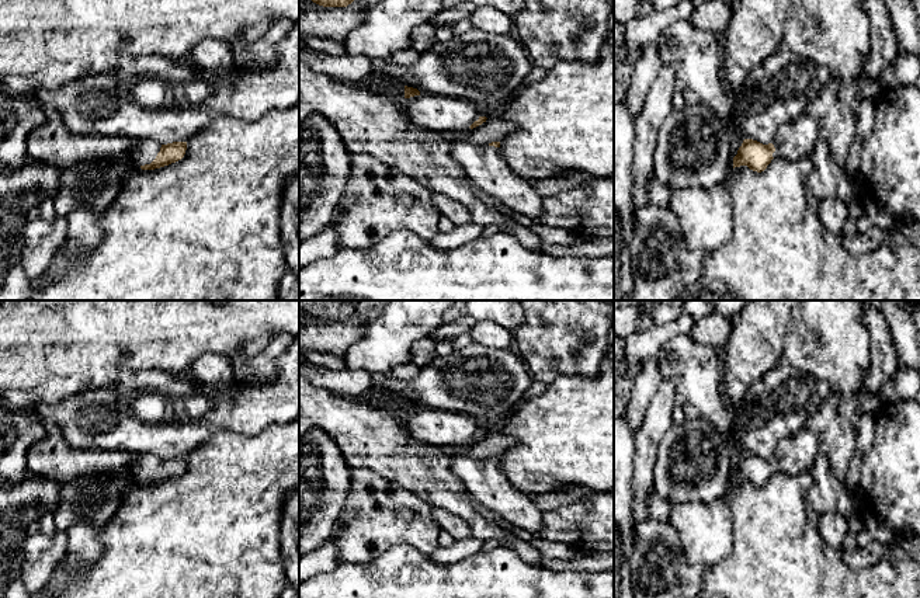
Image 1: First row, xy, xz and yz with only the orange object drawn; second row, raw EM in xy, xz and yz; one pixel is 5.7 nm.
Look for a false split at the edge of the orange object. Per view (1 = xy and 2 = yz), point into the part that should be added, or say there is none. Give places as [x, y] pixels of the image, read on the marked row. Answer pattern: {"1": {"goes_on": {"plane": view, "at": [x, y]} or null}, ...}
{"1": {"goes_on": {"plane": "xy", "at": [143, 152]}}, "2": {"goes_on": {"plane": "yz", "at": [792, 141]}}}

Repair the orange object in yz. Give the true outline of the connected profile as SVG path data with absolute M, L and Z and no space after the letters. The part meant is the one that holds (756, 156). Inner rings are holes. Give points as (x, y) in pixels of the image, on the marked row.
M801 117L780 126L768 145L744 139L733 157L733 168L747 166L750 170L761 173L774 157L798 160L812 152L817 139L819 122L815 118Z

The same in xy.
M139 140L132 145L131 154L136 167L155 170L181 160L187 150L187 142L160 145L155 140Z

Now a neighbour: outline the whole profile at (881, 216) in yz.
M860 180L855 184L855 191L864 205L864 215L872 222L874 226L883 229L885 232L896 229L898 218L882 202L879 202L868 185Z

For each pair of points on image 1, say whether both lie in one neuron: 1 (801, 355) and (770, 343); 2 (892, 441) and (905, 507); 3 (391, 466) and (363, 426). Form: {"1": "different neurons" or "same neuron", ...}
{"1": "different neurons", "2": "same neuron", "3": "same neuron"}

